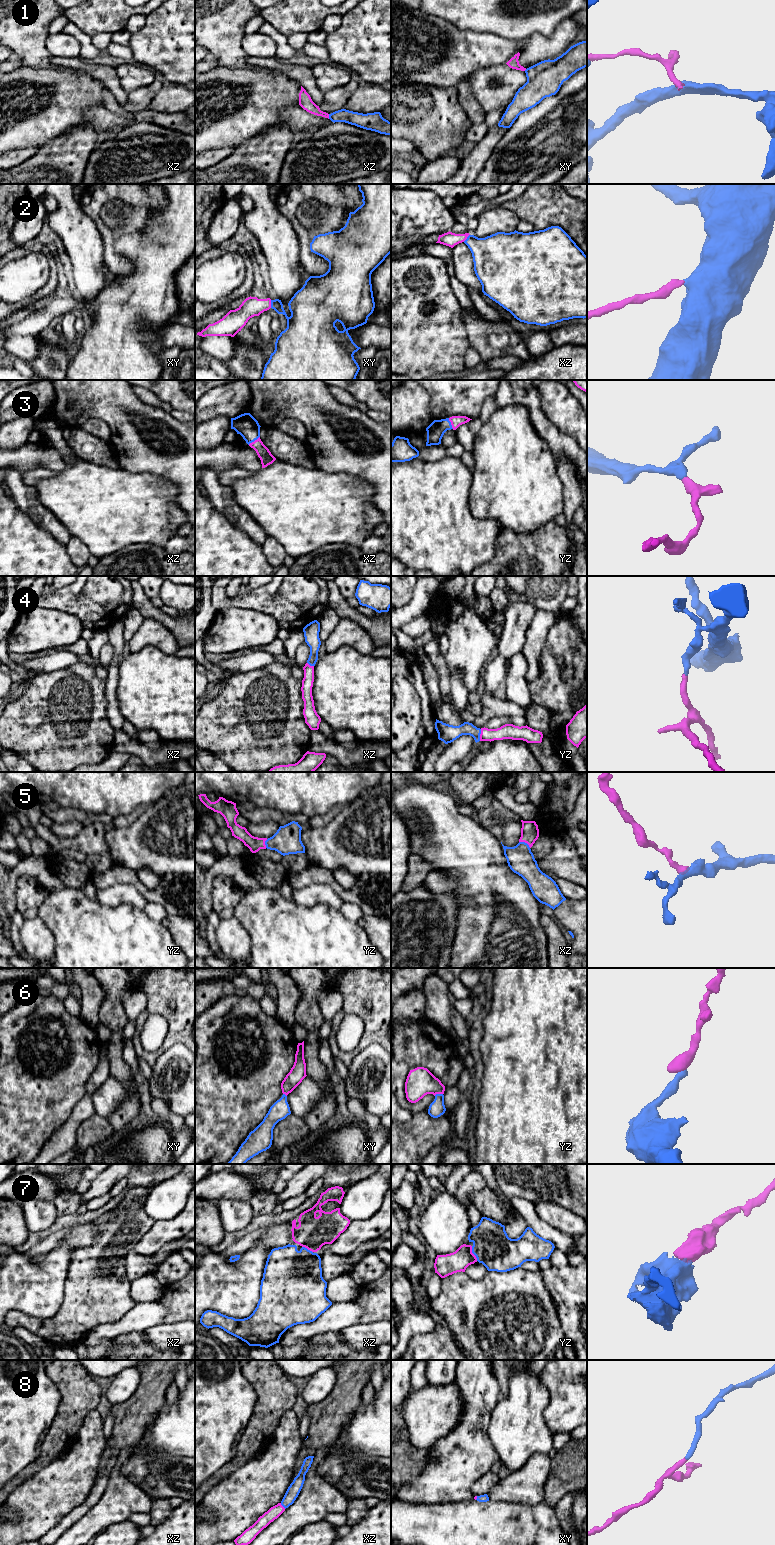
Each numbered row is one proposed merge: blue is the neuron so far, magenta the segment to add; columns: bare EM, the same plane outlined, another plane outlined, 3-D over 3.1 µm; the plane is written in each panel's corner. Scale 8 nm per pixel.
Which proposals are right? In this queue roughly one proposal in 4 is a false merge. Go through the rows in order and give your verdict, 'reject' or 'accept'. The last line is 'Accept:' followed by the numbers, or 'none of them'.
1: reject
2: accept
3: accept
4: accept
5: accept
6: accept
7: accept
8: accept
Accept: 2, 3, 4, 5, 6, 7, 8

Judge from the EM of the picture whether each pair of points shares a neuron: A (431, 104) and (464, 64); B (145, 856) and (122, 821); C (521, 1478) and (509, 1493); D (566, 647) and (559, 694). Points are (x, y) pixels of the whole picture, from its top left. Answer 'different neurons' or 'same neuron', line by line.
A: different neurons
B: different neurons
C: same neuron
D: same neuron

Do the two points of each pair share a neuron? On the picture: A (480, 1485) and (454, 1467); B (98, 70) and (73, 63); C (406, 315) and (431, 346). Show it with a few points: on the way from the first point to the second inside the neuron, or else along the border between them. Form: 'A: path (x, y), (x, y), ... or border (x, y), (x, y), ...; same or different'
A: border (489, 1470), (473, 1484), (472, 1493), (474, 1495); different
B: path (92, 69), (79, 65); same
C: path (414, 323), (427, 338); same

